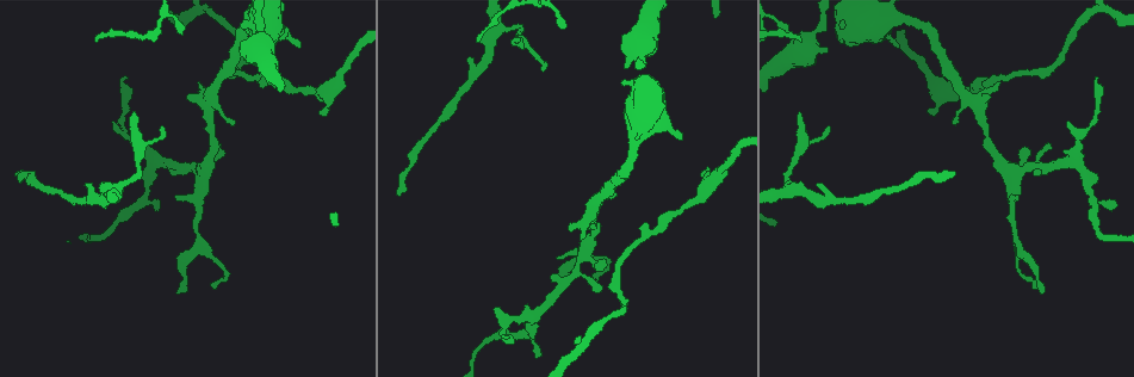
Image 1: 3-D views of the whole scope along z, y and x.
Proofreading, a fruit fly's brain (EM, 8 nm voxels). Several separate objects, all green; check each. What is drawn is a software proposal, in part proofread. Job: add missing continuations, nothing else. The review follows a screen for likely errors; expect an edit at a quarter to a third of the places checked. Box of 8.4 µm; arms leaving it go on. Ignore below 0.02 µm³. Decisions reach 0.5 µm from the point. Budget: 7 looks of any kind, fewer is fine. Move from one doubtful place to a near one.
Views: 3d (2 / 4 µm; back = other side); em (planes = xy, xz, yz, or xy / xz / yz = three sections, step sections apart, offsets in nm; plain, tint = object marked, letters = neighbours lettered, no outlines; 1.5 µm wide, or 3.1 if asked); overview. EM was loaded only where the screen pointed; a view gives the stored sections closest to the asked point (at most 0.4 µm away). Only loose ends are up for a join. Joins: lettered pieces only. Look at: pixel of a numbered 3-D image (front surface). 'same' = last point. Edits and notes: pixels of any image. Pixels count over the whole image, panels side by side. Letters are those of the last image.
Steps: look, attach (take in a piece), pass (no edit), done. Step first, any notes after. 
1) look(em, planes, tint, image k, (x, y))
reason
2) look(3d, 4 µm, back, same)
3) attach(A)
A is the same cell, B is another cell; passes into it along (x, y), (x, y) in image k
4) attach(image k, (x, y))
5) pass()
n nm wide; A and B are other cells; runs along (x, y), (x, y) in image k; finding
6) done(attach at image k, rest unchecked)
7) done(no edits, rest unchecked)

look(3d, 2 µm, image 1, (1066, 123))
tapers out

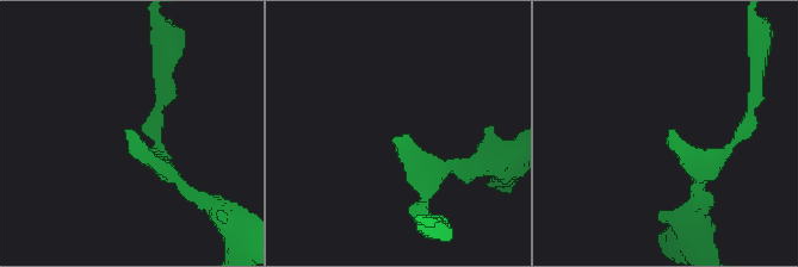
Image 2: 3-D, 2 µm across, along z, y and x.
look(em, planes, tint, image 2, (399, 137))
shape alone is not enough

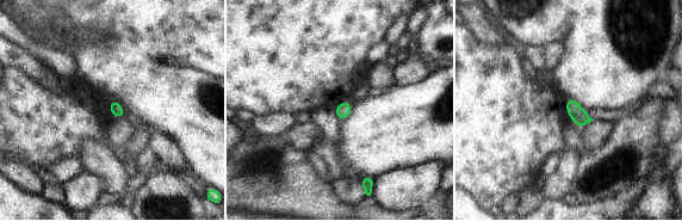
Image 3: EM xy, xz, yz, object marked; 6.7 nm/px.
look(em, planes, letters, same)

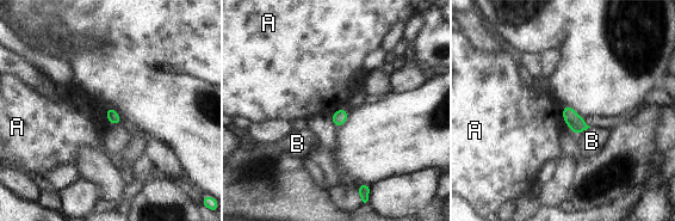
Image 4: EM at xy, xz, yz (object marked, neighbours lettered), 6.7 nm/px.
pass()
A and B are other cells; border along (109, 105), (105, 117) in image 4; none of them fits

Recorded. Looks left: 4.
look(em, xy, step 4, letters, image 1, (998, 82))
free end

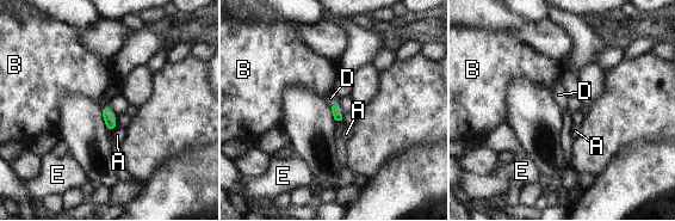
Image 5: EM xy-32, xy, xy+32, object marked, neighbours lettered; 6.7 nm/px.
look(em, planes, letters, same)

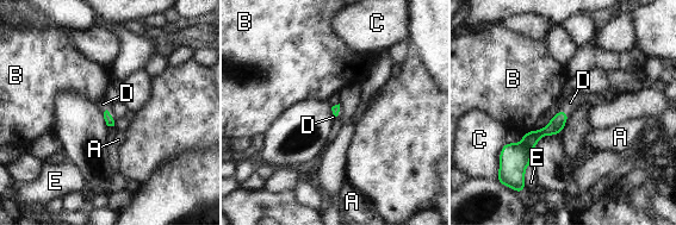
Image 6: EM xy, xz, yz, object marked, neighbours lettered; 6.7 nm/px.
attach(D)
D is the same cell, A, B, C and E are other cells; the neuron continues

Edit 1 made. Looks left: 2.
look(em, xz, step 4, letters, image 1, (16, 174))
thin end

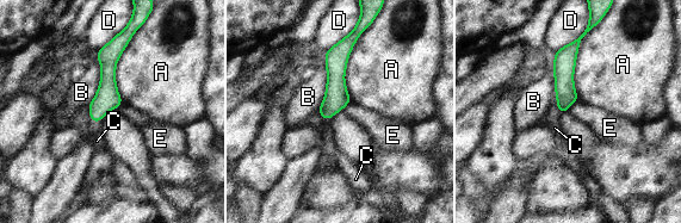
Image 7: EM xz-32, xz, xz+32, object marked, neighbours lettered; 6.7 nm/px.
look(em, planes, letters, same)

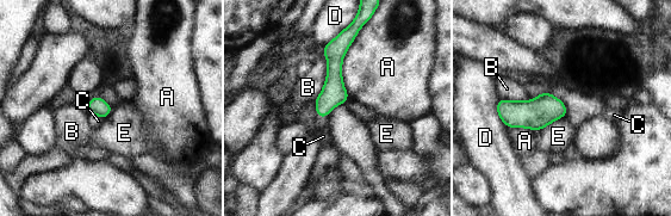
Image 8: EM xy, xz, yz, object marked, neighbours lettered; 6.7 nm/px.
pass()
A, B, C, D and E are other cells; runs along (342, 39), (322, 115) in image 8; none of them fits

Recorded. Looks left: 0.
done(attach at image 6, rest unchecked)

